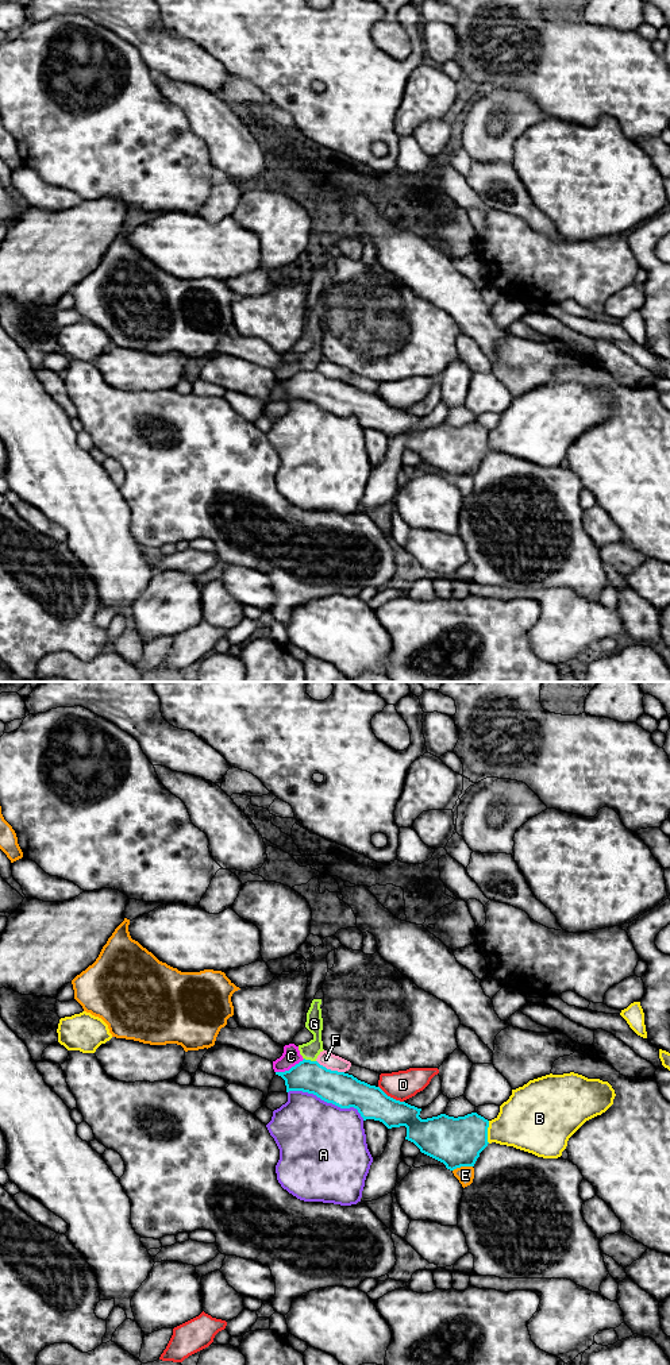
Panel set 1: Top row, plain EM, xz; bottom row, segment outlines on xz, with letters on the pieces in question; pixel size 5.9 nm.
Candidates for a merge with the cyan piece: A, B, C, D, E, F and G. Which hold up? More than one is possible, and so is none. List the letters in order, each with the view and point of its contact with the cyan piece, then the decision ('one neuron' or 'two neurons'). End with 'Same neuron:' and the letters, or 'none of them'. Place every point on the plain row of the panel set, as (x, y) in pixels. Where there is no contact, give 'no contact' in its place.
A: contact xz (327, 411); two neurons
B: contact xz (486, 440); two neurons
C: contact xz (291, 377); two neurons
D: contact xz (389, 405); two neurons
E: contact xz (462, 474); two neurons
F: contact xz (330, 378); two neurons
G: contact xz (310, 369); two neurons
Same neuron: none of them

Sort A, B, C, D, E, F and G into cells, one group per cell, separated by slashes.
A / B / C G / D / E / F

